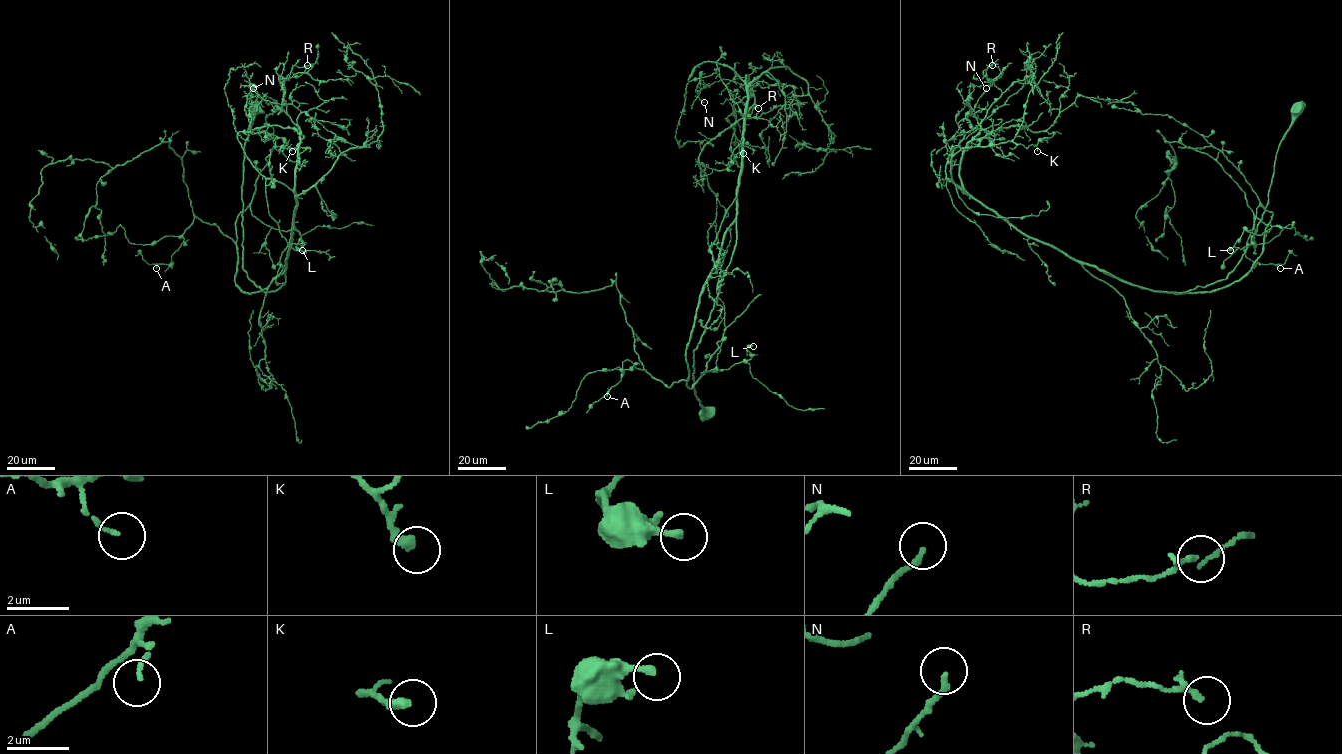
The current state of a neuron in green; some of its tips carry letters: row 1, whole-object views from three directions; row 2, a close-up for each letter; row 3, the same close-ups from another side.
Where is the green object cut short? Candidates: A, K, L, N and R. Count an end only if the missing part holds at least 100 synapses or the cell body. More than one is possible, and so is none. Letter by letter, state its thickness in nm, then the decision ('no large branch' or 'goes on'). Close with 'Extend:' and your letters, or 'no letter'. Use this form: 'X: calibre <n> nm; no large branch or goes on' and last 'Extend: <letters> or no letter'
A: calibre 130 nm; no large branch
K: calibre 320 nm; no large branch
L: calibre 220 nm; no large branch
N: calibre 180 nm; no large branch
R: calibre 140 nm; no large branch
Extend: no letter

